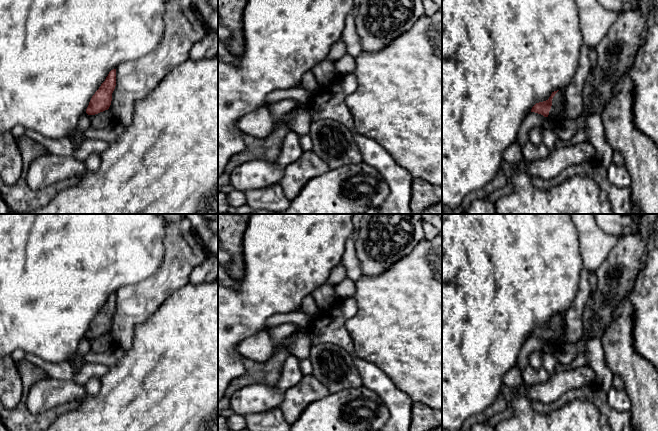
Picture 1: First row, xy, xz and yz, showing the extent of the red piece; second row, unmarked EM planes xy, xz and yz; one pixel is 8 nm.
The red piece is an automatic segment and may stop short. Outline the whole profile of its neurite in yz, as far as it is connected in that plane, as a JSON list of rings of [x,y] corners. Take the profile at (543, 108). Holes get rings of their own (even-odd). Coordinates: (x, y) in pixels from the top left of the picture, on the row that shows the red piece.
[[[559,90],[552,92],[552,94],[548,100],[536,103],[532,107],[531,112],[535,112],[535,113],[543,115],[544,117],[548,117],[549,111],[550,111],[551,106],[552,106],[552,99],[558,91]]]

